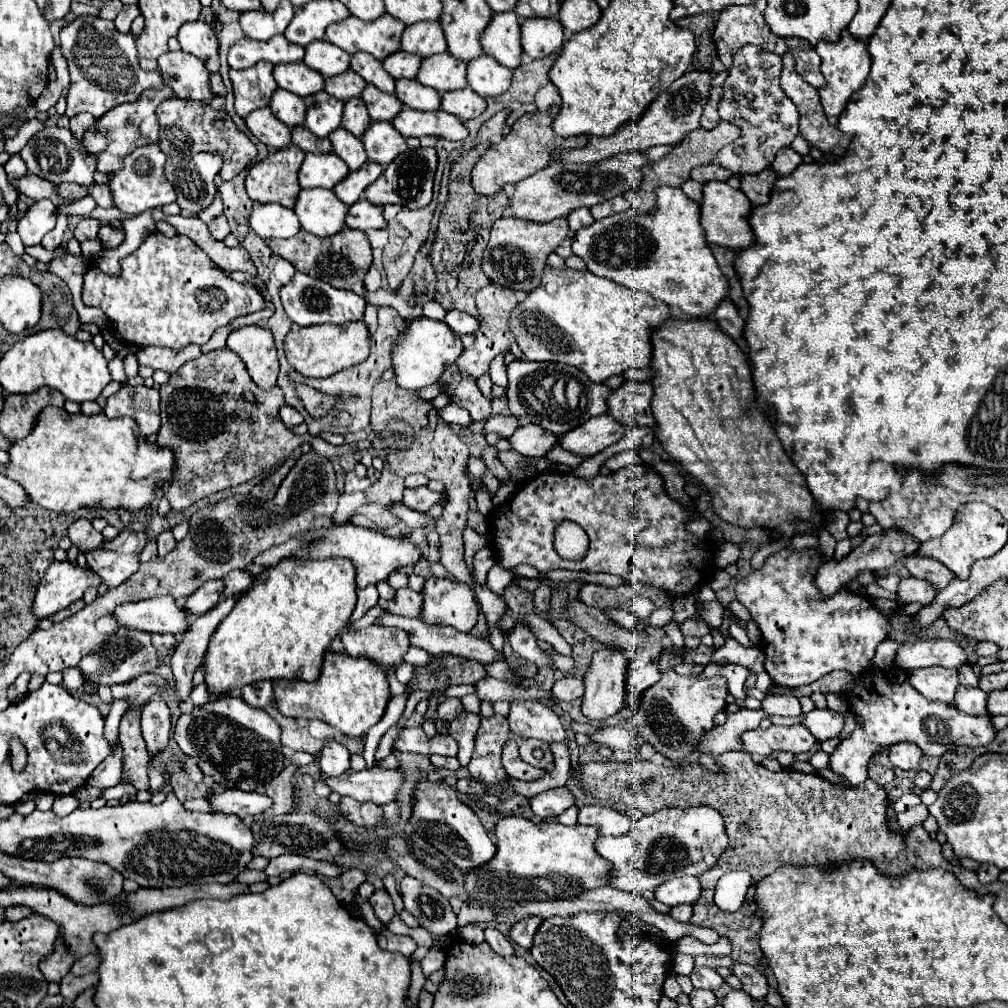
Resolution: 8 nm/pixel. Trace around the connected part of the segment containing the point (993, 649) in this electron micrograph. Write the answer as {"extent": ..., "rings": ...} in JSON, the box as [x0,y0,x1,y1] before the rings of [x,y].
{"extent":[976,641,1000,657],"rings":[[[982,641],[982,643],[978,643],[978,647],[976,647],[976,653],[978,653],[980,657],[996,657],[998,651],[1000,651],[1000,647],[996,647],[996,643],[990,643],[990,641]]]}

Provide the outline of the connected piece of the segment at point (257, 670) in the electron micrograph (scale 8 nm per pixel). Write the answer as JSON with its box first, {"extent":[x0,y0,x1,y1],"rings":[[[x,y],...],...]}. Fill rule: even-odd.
{"extent":[204,557,356,695],"rings":[[[288,557],[276,567],[266,567],[254,577],[254,583],[244,591],[232,613],[218,625],[206,651],[204,669],[206,683],[212,695],[240,689],[242,685],[264,679],[302,679],[312,681],[320,675],[324,651],[330,641],[348,625],[356,605],[356,569],[348,559],[294,559]]]}

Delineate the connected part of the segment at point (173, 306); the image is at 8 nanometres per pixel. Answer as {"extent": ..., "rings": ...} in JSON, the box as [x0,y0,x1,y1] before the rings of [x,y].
{"extent":[82,231,266,349],"rings":[[[160,231],[150,233],[134,253],[120,261],[120,267],[120,275],[106,275],[98,269],[88,269],[84,275],[82,301],[90,307],[100,307],[112,321],[112,327],[124,337],[124,341],[138,347],[160,345],[182,349],[188,343],[204,345],[218,327],[240,315],[250,315],[266,307],[262,295],[250,283],[236,283],[222,275],[210,257],[192,239],[182,235],[166,237]]]}

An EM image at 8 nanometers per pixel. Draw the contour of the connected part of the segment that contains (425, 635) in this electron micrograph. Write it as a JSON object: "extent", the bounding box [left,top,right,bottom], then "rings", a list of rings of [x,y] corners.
{"extent":[376,615,504,663],"rings":[[[382,615],[376,625],[380,627],[396,627],[396,629],[402,629],[408,633],[410,637],[410,643],[414,647],[420,647],[424,651],[428,651],[430,655],[442,655],[442,653],[450,653],[450,655],[458,655],[458,657],[466,657],[466,659],[476,659],[480,663],[492,663],[492,661],[500,661],[504,659],[500,653],[496,653],[492,649],[492,645],[486,641],[486,639],[478,639],[478,637],[472,637],[470,633],[460,633],[456,631],[454,627],[444,627],[444,625],[428,625],[428,623],[422,623],[420,619],[410,619],[410,617],[400,617],[400,615]]]}

